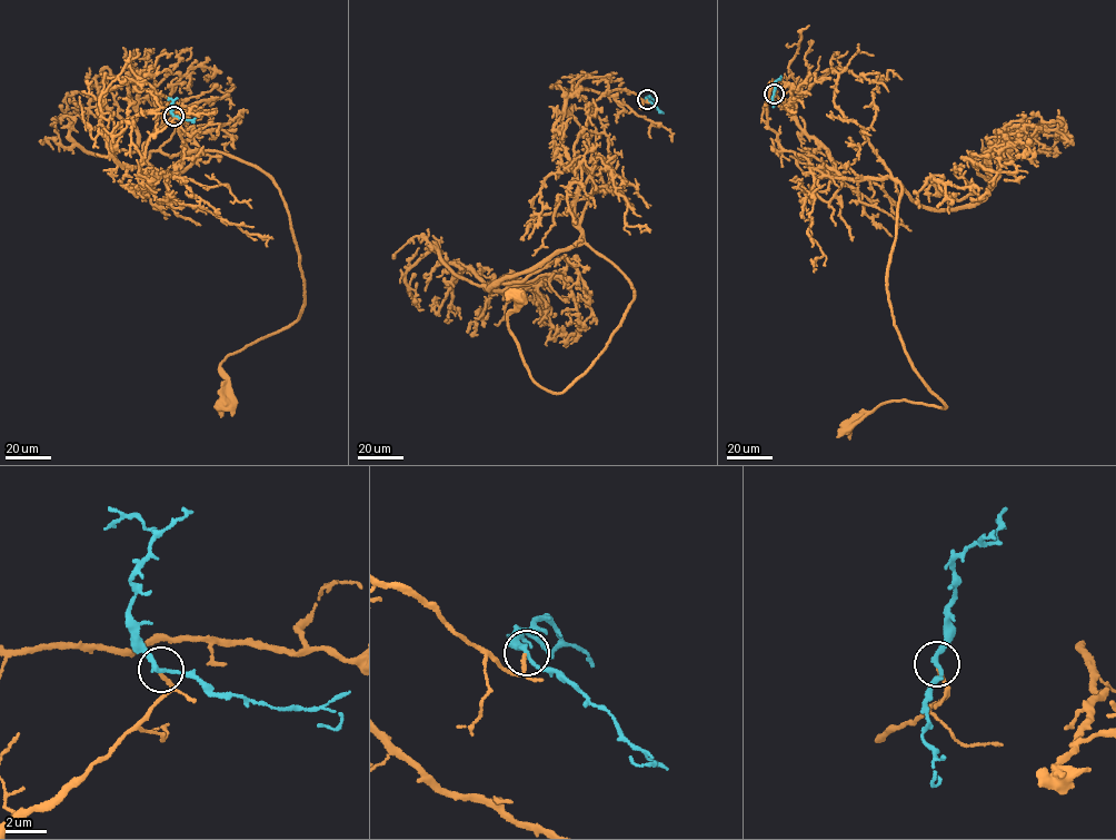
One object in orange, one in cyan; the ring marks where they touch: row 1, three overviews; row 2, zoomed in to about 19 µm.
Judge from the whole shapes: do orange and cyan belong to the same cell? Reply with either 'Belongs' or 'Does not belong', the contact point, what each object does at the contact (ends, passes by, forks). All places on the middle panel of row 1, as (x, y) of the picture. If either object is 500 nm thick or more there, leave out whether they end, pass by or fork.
Belongs. Place: (647, 99). At the ring orange ends. At the ring cyan passes by

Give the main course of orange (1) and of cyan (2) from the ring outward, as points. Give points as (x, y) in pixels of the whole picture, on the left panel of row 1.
1: (173, 116), (140, 177), (170, 176), (197, 150), (257, 166), (299, 254), (301, 310), (221, 362), (226, 403)
2: (173, 116), (193, 120), (191, 121)

